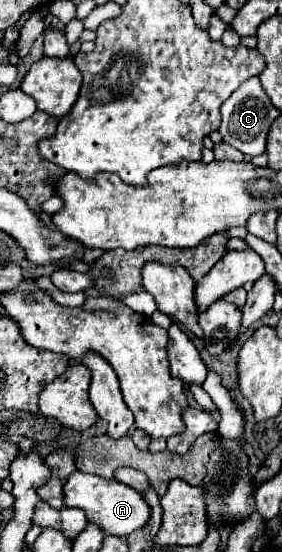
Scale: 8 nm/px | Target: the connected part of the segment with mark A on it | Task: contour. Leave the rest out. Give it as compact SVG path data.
M75 470L75 474L71 474L63 484L63 504L67 508L81 508L89 522L97 524L105 534L113 536L131 534L133 530L145 526L147 518L151 516L149 506L139 492L123 486L117 480L105 480L95 474L83 474L79 470Z

